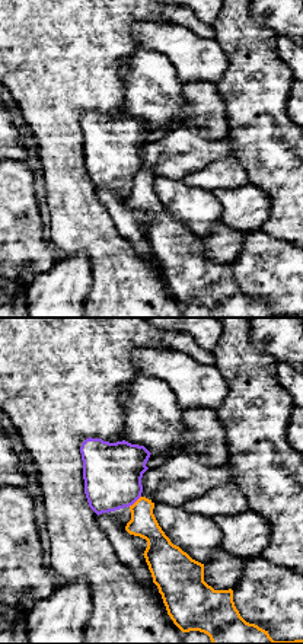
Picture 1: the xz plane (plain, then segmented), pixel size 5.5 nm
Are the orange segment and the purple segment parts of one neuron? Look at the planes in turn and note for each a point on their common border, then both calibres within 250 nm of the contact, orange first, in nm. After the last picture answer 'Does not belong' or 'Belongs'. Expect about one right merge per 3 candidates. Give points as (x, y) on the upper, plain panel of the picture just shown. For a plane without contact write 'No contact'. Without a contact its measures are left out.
Touches orange at (136, 175). Thickness 150 nm (orange) against 320 nm

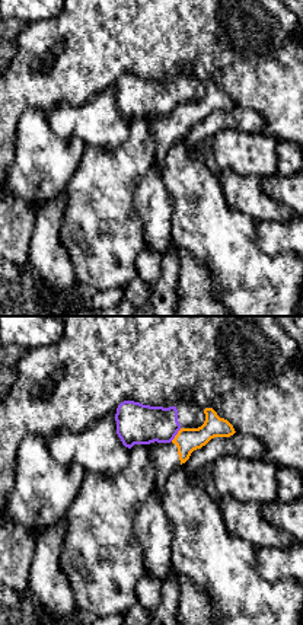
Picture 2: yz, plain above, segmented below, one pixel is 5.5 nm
Touches orange at (176, 108). Thickness 140 nm (orange) against 220 nm

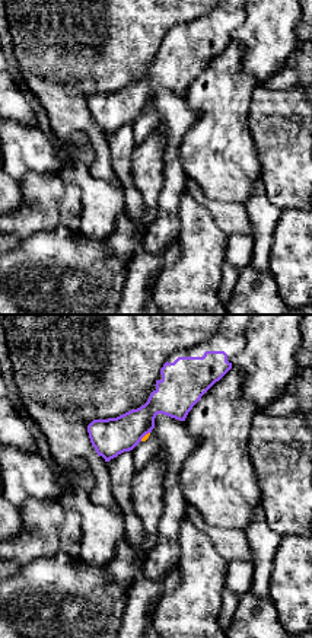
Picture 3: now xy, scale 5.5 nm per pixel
Touches orange at (145, 109). Thickness 20 nm (orange) against 200 nm

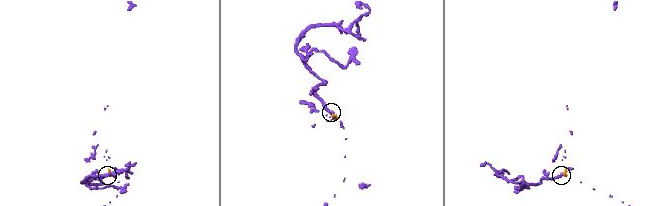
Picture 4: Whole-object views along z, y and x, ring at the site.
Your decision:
Does not belong

